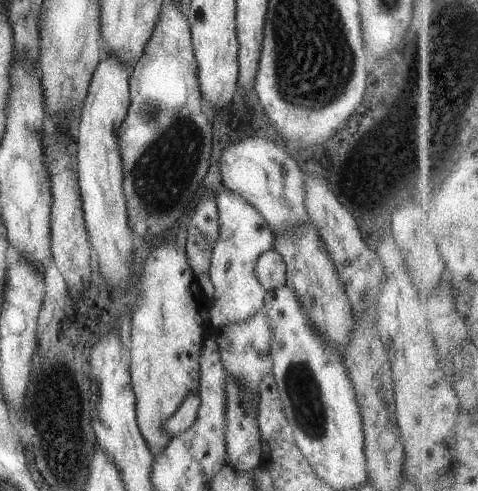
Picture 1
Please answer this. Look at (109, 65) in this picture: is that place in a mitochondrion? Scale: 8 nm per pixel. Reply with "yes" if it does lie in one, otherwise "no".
no

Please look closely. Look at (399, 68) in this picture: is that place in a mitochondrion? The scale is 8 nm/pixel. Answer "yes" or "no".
no

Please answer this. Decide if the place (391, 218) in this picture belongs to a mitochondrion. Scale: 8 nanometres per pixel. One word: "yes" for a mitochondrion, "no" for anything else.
no

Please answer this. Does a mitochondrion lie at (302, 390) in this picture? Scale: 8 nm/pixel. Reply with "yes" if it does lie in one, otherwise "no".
yes

